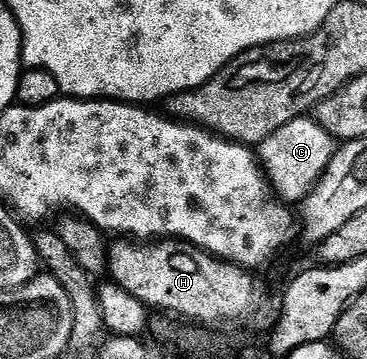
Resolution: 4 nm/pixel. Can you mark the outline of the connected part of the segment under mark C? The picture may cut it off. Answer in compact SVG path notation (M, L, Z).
M301 118L282 126L282 130L261 142L258 159L276 195L289 205L296 206L307 200L320 183L336 150L333 136L321 126L319 119Z

